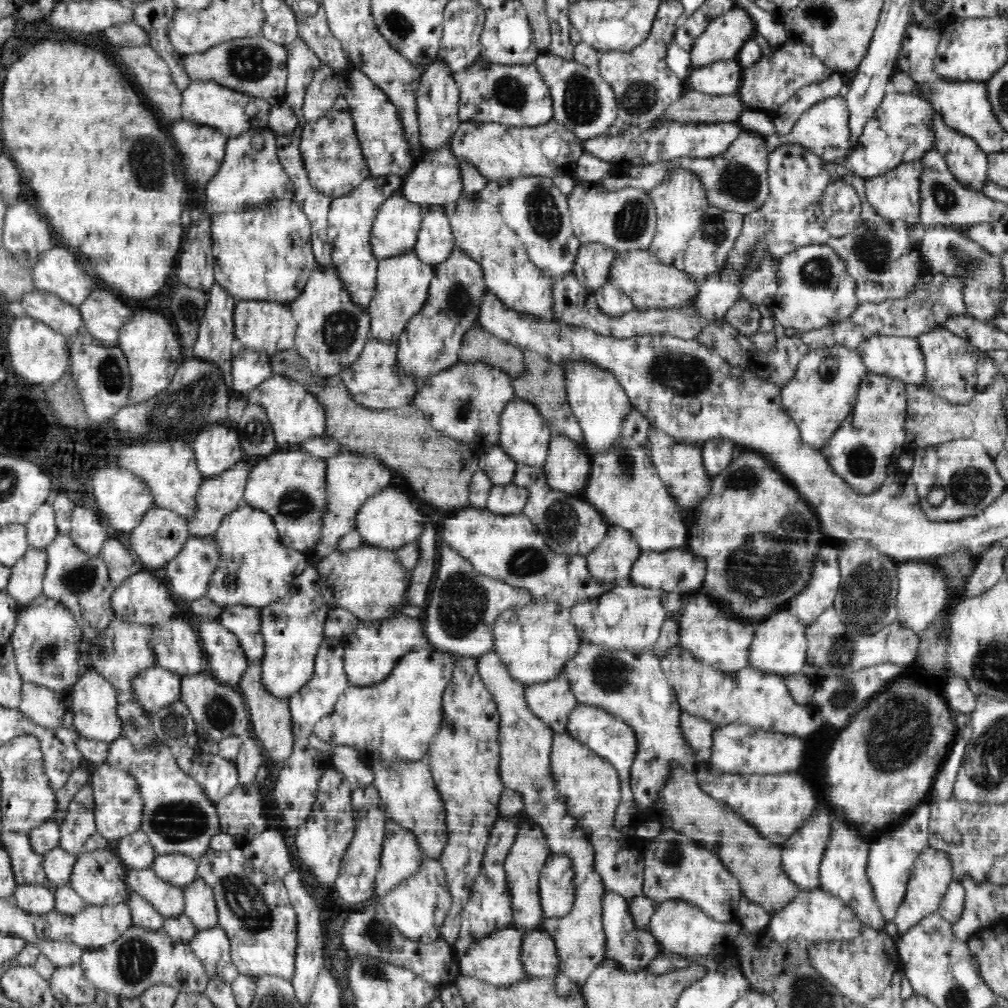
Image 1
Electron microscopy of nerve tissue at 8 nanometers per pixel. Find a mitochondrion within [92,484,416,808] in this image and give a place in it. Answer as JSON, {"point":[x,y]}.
{"point":[294,503]}

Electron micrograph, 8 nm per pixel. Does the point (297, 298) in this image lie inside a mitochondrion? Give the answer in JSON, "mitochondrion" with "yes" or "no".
{"mitochondrion":"no"}

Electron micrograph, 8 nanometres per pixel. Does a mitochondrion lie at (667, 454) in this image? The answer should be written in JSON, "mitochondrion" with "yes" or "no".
{"mitochondrion":"yes"}

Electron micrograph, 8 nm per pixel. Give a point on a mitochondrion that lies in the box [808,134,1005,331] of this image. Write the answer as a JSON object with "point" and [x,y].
{"point":[963,259]}

